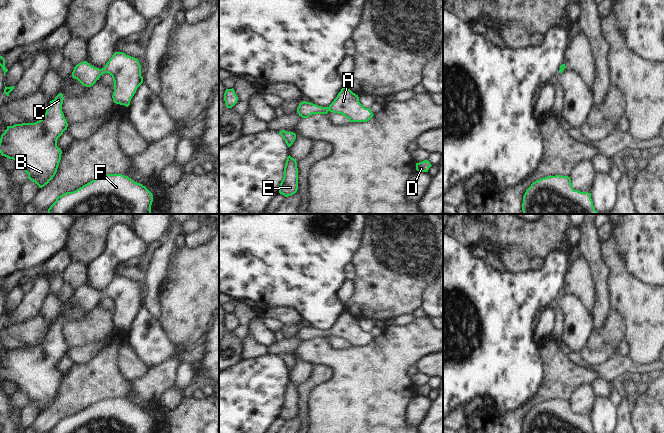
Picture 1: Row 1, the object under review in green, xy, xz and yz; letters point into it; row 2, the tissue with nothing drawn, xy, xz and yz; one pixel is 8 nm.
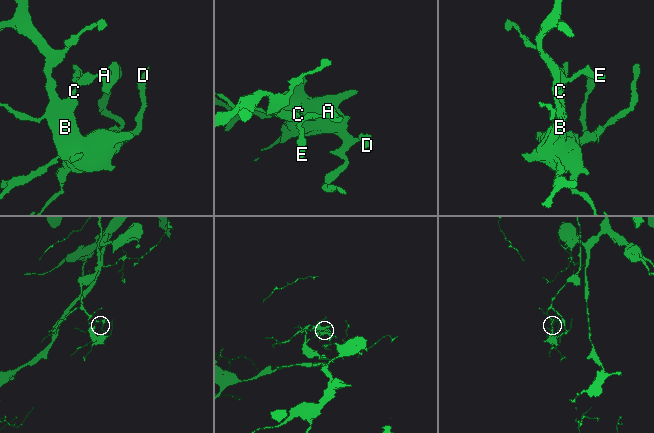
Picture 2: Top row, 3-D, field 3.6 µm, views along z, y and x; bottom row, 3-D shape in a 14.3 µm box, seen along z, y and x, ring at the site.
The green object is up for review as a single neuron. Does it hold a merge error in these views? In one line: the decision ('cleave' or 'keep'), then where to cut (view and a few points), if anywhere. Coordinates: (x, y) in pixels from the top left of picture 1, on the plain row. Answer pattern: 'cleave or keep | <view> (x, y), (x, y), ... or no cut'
keep | no cut

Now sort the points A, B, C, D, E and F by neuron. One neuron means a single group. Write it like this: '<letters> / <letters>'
A B C D E F

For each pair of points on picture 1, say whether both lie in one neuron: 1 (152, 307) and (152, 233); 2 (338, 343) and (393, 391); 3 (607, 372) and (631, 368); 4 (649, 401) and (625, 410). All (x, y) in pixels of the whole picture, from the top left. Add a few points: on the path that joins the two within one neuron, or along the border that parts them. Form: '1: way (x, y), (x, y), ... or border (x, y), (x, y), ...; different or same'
1: border (156, 245), (153, 247); different
2: border (349, 345), (343, 348), (330, 347); different
3: way (613, 370), (625, 368); same
4: border (630, 409), (630, 420), (632, 422); different

